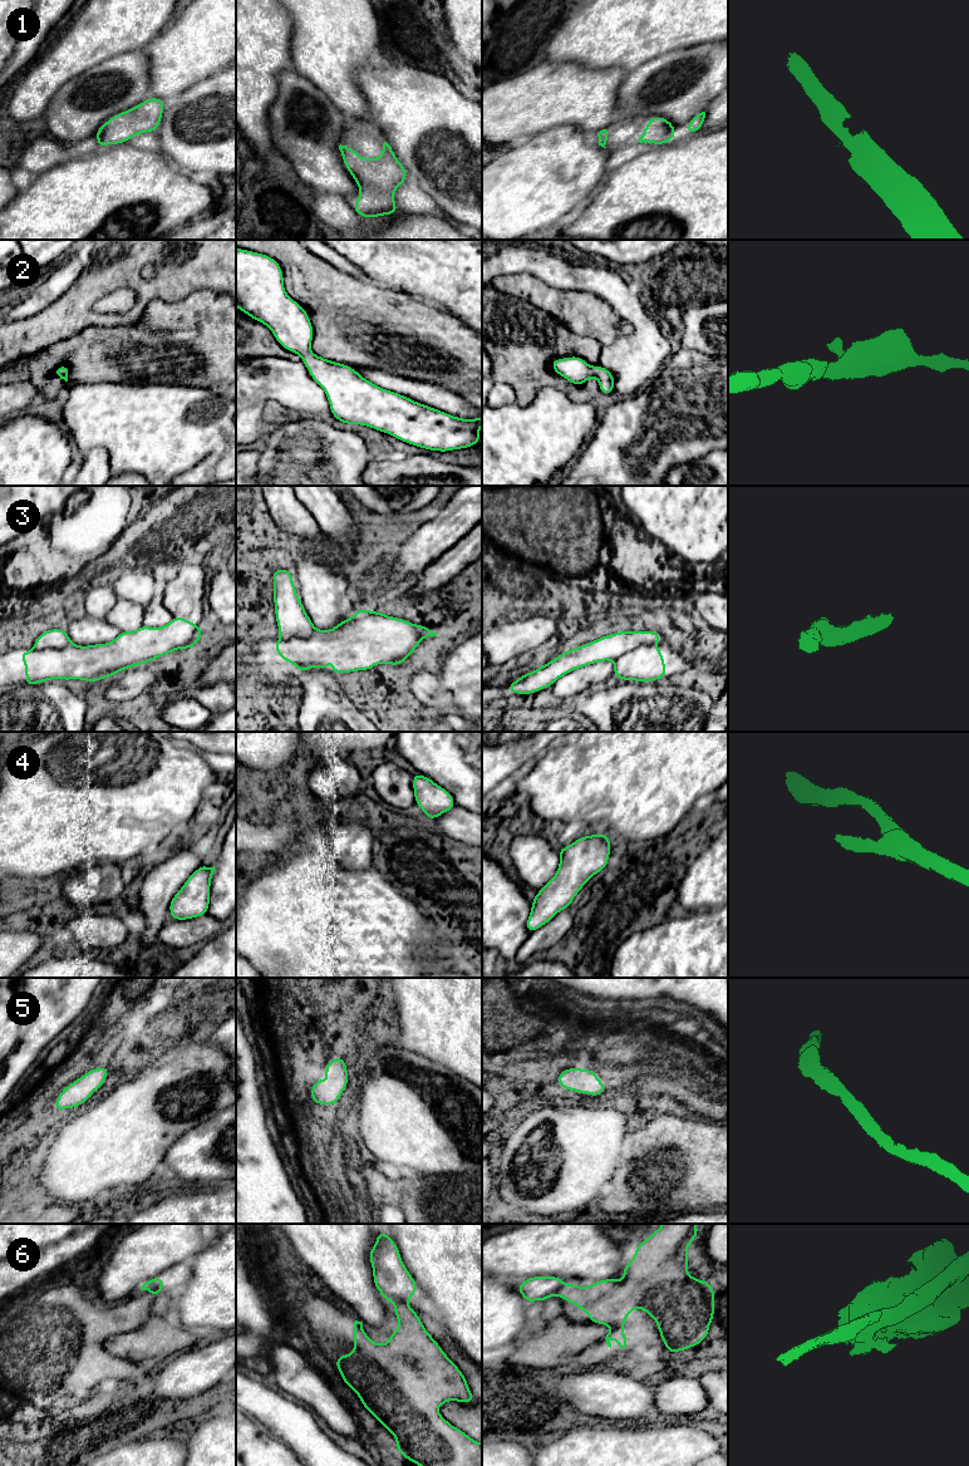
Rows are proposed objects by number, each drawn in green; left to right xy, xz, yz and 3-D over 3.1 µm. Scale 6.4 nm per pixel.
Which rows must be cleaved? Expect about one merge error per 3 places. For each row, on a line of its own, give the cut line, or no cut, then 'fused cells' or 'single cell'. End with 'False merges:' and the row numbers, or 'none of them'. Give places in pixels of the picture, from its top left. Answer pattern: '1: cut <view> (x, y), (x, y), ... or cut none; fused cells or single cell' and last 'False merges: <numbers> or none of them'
1: cut none; single cell
2: cut none; single cell
3: cut xy (70, 643), (63, 647), (34, 649); fused cells
4: cut none; single cell
5: cut none; single cell
6: cut yz (562, 1283), (555, 1294); fused cells
False merges: 3, 6

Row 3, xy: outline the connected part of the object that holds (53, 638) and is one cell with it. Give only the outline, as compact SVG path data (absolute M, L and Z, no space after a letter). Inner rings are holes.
M49 629L35 639L34 649L56 649L68 644L70 638L64 629Z

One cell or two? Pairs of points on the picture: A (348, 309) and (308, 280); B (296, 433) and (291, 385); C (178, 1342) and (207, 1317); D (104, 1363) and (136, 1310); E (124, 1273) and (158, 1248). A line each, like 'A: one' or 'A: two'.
A: one
B: two
C: two
D: one
E: one

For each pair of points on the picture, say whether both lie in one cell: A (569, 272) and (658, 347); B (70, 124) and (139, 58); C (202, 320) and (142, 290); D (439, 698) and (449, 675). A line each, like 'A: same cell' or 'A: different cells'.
A: same cell
B: same cell
C: different cells
D: different cells

